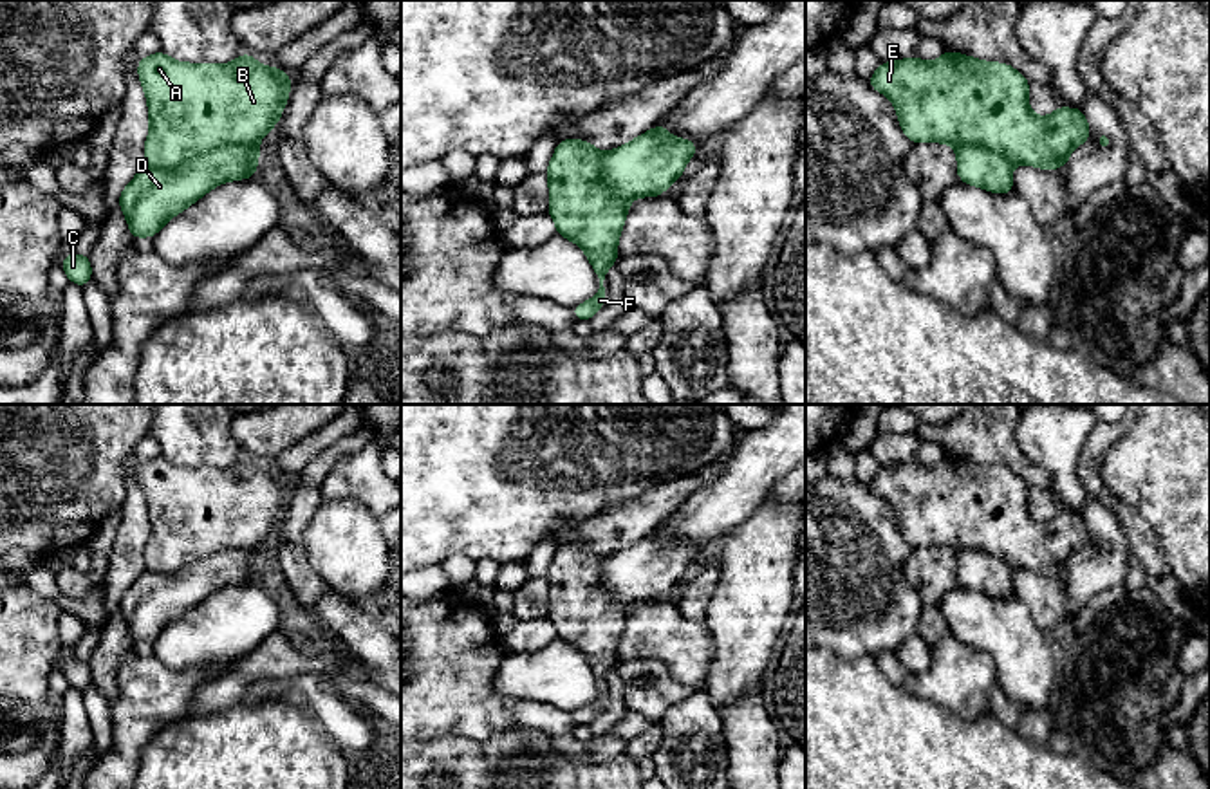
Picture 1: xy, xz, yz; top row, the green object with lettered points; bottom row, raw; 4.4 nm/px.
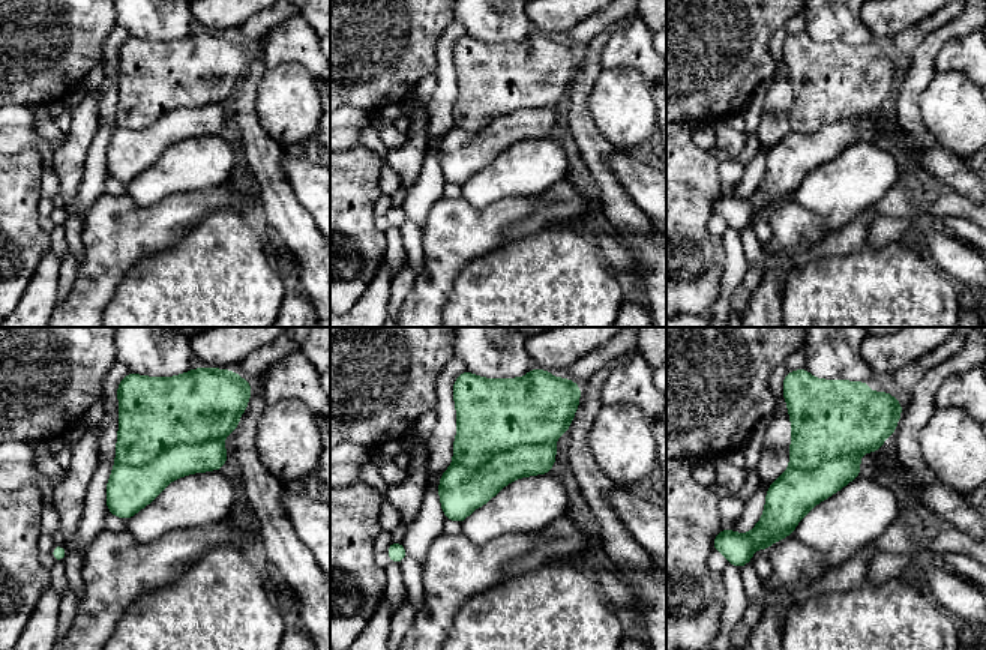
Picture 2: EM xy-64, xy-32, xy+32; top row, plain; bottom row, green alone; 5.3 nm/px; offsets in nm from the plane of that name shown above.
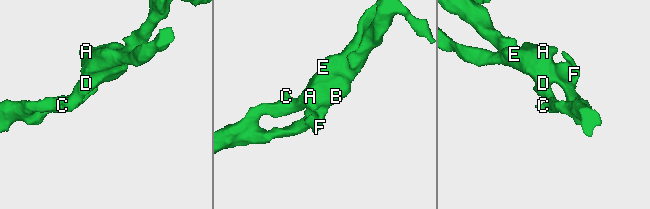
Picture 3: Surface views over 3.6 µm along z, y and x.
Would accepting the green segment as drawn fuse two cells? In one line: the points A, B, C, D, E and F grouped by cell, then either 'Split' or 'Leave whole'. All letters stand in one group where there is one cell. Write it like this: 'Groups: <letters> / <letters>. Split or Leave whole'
Groups: A B E F / C D. Split

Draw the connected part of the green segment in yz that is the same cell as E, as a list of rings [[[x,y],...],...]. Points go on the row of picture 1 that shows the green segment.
[[[945,51],[932,63],[917,56],[881,61],[867,83],[894,103],[914,144],[982,146],[1013,164],[1058,170],[1091,137],[1080,107],[1035,116],[1028,105],[1031,83],[1008,63]]]

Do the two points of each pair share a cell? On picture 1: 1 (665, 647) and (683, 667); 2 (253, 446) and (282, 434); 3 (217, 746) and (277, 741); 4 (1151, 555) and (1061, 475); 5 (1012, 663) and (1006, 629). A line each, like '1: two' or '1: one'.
1: one
2: one
3: one
4: two
5: one

